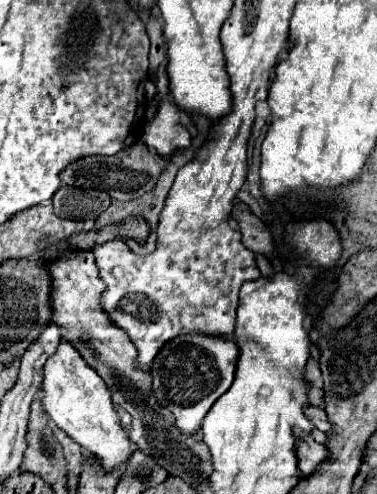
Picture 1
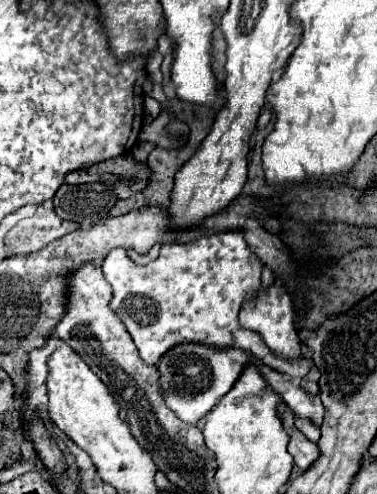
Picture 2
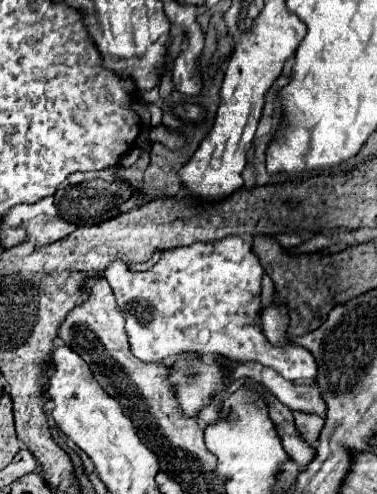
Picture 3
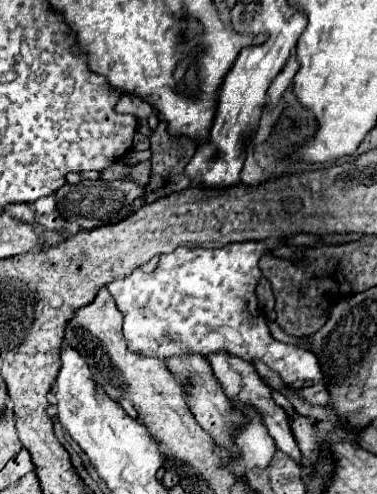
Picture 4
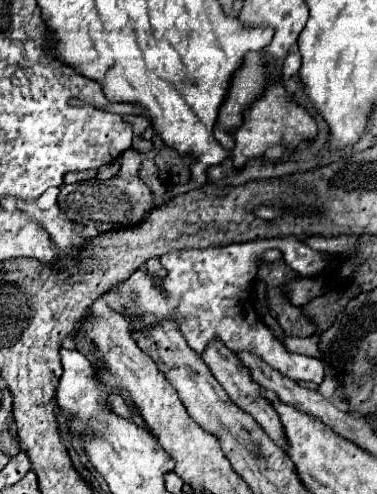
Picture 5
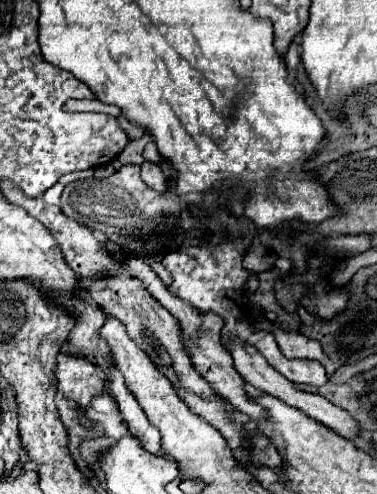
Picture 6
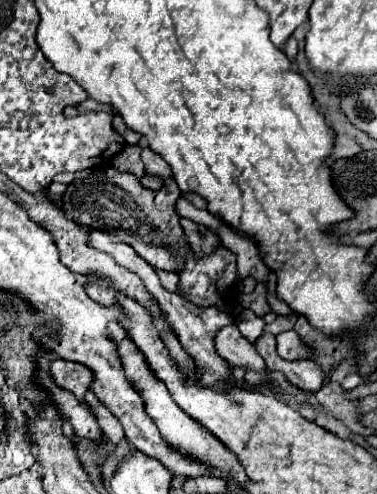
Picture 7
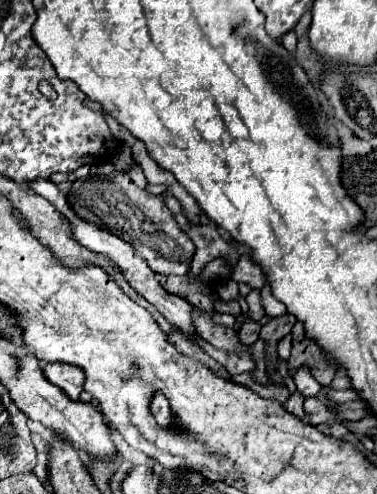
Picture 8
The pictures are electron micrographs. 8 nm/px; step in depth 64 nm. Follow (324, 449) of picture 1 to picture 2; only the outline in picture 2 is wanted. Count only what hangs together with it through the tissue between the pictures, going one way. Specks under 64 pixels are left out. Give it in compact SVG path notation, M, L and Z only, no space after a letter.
M290 410L282 412L282 420L284 420L284 428L290 434L290 444L288 444L288 452L294 456L294 464L306 472L318 458L320 448L310 442L296 426L294 426L294 414Z

